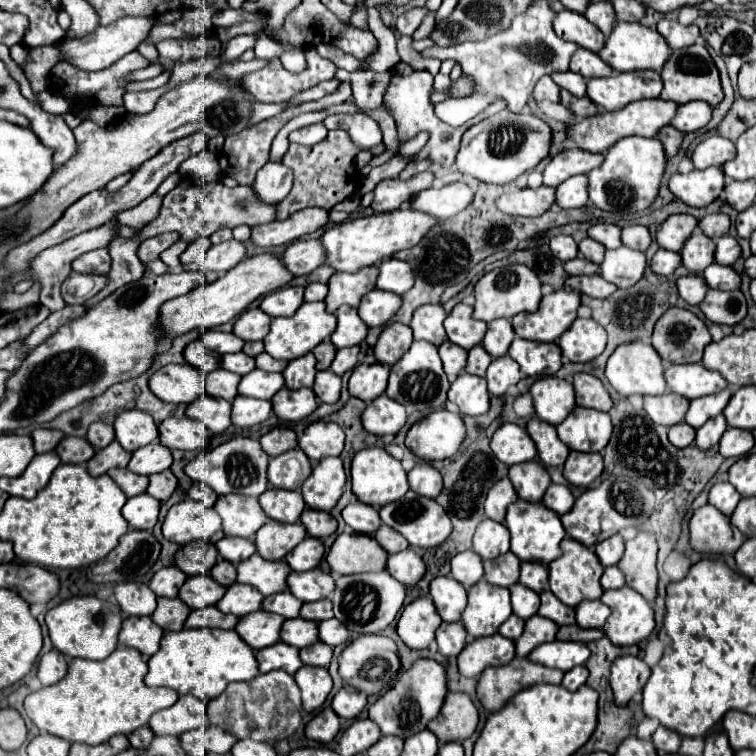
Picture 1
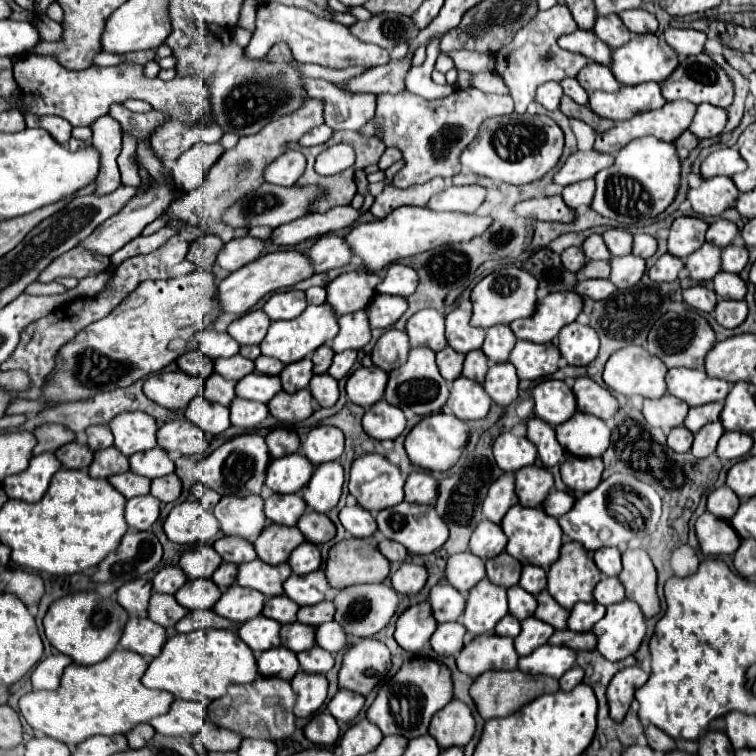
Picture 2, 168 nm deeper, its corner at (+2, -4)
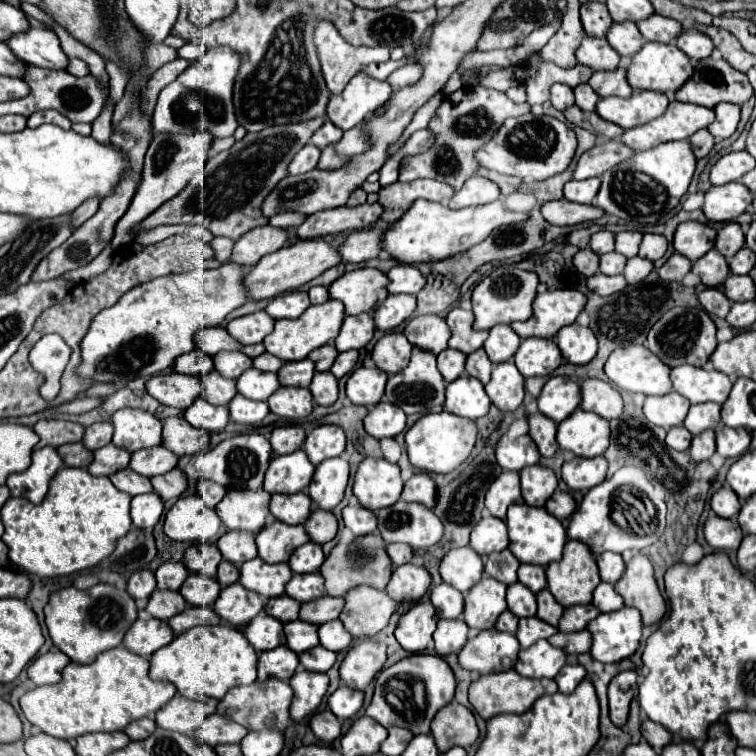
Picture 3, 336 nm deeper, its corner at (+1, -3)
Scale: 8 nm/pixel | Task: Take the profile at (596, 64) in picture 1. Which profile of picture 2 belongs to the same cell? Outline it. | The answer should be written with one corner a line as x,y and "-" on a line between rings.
589,62
579,74
577,82
587,90
587,92
617,92
621,84
613,76
609,66
601,66
597,62

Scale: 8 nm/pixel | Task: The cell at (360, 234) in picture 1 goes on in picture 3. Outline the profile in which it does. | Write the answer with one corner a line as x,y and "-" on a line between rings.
416,199
412,207
382,233
380,245
382,245
382,251
386,251
392,259
400,263
422,263
422,261
432,261
432,259
438,261
438,259
470,249
472,245
486,239
500,225
510,225
524,219
526,219
526,213
506,211
500,201
454,211
440,203

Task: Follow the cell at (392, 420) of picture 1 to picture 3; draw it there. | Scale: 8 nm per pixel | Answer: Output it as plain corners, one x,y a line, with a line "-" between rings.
380,401
368,411
364,419
364,427
366,427
366,433
376,439
396,437
406,427
406,413
388,401

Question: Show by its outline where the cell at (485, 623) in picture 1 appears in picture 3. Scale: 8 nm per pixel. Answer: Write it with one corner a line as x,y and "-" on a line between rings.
484,575
464,597
464,621
468,627
484,631
496,625
500,613
506,611
506,585

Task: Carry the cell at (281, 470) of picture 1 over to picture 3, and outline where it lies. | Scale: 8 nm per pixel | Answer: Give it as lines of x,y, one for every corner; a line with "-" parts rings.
294,451
290,455
280,455
270,461
266,471
264,489
268,493
300,493
308,487
314,475
314,465
306,459
306,453

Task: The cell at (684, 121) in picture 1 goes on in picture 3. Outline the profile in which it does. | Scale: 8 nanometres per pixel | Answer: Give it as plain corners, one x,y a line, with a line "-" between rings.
718,103
714,107
716,119
706,127
714,139
726,139
736,131
736,125
740,121
740,107
734,103

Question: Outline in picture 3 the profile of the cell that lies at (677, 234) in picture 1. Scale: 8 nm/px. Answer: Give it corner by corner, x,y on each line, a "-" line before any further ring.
684,221
676,227
674,233
674,249
676,253
682,253
690,261
696,261
706,251
714,247
714,235
716,231
704,223
698,221

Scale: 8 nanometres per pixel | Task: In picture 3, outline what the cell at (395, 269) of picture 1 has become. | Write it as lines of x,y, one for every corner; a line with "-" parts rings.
394,265
388,271
388,293
410,293
416,295
424,285
424,275
414,265

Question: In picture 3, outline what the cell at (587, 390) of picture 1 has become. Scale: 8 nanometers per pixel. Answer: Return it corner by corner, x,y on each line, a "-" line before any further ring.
586,379
580,385
584,411
592,411
604,419
618,419
622,415
622,397
620,393
602,379

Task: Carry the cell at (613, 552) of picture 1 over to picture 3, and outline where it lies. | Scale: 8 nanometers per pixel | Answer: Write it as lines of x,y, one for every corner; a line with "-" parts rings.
612,551
600,553
600,555
596,555
596,563
600,569
602,581
606,581
606,583
616,583
624,573
624,561
622,561
622,555
618,555
618,553
612,553

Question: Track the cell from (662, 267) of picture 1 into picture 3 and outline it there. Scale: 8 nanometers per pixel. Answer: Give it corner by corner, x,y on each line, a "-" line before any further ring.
674,253
656,273
658,273
660,279
664,279
664,281
682,281
682,277
690,271
690,267
692,267
690,259

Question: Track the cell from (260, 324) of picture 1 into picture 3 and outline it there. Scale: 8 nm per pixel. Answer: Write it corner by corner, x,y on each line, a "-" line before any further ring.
256,311
228,323
228,333
242,345
262,343
262,339
274,329
274,319
266,311

